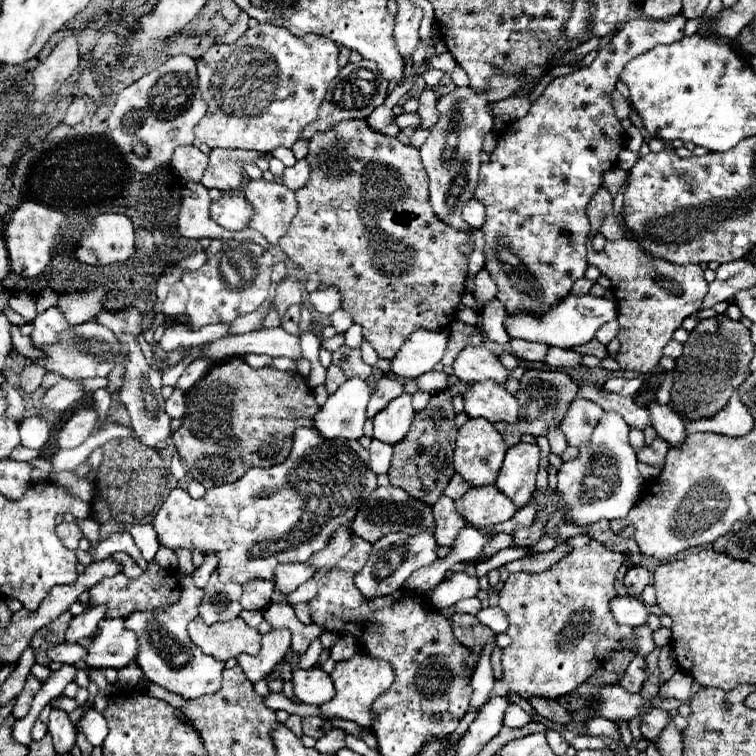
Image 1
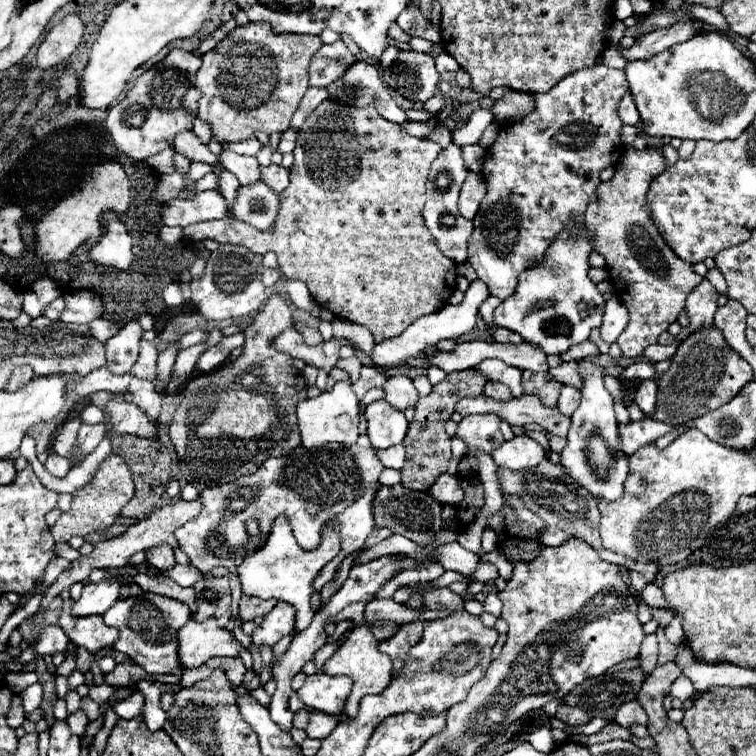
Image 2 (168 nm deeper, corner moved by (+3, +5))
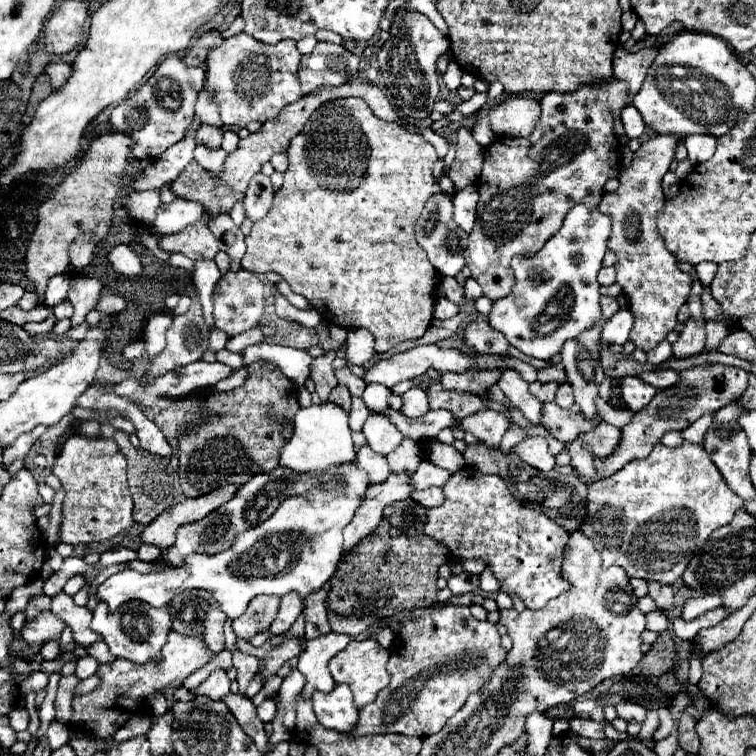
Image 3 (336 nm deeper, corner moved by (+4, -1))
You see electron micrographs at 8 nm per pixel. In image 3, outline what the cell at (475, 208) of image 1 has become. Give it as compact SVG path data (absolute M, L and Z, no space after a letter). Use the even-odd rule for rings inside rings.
M474 183L454 193L454 219L468 233L472 231L476 221L476 203L478 203L478 189Z

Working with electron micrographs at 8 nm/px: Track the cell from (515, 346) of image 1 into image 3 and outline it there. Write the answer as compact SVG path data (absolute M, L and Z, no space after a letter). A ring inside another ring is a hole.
M472 321L464 331L462 337L466 339L466 343L478 351L478 353L496 353L496 355L506 355L510 349L510 343L506 341L506 337L492 329L486 321Z

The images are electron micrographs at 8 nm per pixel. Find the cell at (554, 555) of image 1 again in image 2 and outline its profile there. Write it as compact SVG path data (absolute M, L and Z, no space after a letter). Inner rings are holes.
M479 563L477 569L471 575L473 581L481 581L481 583L489 583L493 579L497 579L497 567L491 563Z

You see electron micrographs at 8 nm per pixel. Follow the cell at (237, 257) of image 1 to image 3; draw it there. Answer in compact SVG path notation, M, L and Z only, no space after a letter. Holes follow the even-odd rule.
M230 269L226 275L220 277L216 287L218 289L212 293L212 303L214 303L214 323L220 331L234 337L260 323L264 315L264 283L256 273L246 269L240 271Z

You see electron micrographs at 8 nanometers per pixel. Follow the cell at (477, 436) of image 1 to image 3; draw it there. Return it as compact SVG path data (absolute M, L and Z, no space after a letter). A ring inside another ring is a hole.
M484 409L484 411L478 411L474 415L464 417L460 421L460 427L466 433L472 433L478 441L496 449L496 447L500 447L500 441L504 437L504 433L508 431L508 419L498 411Z

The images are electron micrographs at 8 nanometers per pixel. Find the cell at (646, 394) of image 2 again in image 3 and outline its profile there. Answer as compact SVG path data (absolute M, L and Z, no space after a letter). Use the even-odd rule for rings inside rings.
M624 377L624 381L622 381L622 397L634 413L644 409L652 401L654 393L656 393L656 389L648 383L640 381L638 377Z

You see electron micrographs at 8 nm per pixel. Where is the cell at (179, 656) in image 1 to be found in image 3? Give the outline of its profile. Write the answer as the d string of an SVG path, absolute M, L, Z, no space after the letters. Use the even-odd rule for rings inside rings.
M130 601L120 605L116 613L108 613L106 605L100 603L94 609L94 619L90 627L100 633L110 647L110 653L120 659L128 659L132 663L146 663L146 661L160 661L162 659L162 645L168 639L168 633L172 631L172 613L170 607L152 607L144 601Z

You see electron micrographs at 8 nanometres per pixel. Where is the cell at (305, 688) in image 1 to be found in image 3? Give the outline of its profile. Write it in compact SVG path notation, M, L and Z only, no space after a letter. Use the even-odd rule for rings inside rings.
M344 683L336 685L330 693L316 691L312 695L312 705L318 723L326 729L348 733L358 721L358 707L352 703L350 687Z

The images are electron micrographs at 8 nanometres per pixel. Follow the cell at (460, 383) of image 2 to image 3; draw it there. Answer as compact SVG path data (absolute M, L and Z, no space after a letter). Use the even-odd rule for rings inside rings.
M486 369L486 371L472 371L472 373L444 373L440 377L440 383L446 391L458 391L458 393L470 393L480 395L488 391L492 385L496 385L498 375L502 369Z

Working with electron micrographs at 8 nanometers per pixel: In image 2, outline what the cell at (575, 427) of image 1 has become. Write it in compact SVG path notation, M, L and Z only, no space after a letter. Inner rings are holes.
M563 385L563 389L561 389L561 397L559 397L559 403L557 403L557 407L559 407L559 411L561 411L563 415L571 417L571 415L573 415L573 411L577 409L577 403L579 403L579 399L581 399L581 395L579 395L579 391L577 391L575 387Z

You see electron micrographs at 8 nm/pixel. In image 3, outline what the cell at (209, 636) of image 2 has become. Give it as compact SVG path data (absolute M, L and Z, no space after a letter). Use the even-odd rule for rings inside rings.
M172 631L168 635L168 641L166 641L164 649L162 649L160 665L136 665L136 663L124 661L124 659L116 659L114 663L100 665L98 675L102 677L102 685L88 695L74 697L74 701L72 701L74 717L72 717L70 723L72 723L72 727L74 725L86 727L90 733L94 733L100 739L108 739L110 735L114 735L124 723L130 720L132 711L136 707L134 703L138 703L140 699L150 697L154 691L162 691L167 698L168 710L164 717L154 717L152 719L152 729L148 733L148 741L150 741L152 753L172 753L170 731L172 731L172 706L176 701L173 696L174 689L178 689L190 673L194 673L202 665L206 665L212 657L214 657L214 653L206 647L202 635L188 637L188 635Z

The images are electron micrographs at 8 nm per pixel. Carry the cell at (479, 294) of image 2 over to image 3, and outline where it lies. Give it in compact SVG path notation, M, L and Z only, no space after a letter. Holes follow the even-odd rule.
M348 329L346 339L346 359L350 365L366 365L376 357L374 337L368 329Z

